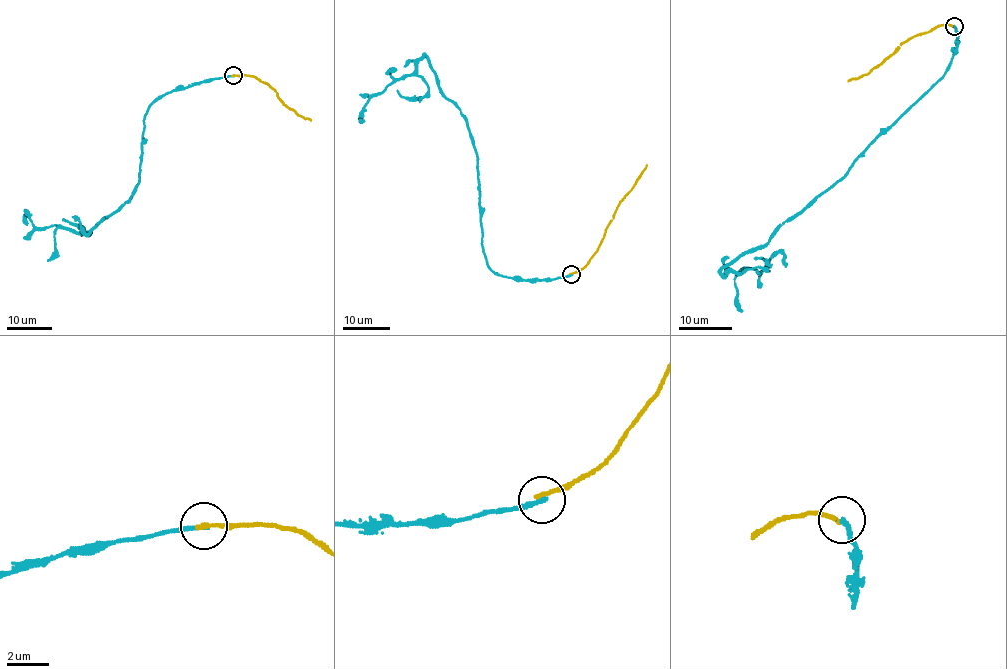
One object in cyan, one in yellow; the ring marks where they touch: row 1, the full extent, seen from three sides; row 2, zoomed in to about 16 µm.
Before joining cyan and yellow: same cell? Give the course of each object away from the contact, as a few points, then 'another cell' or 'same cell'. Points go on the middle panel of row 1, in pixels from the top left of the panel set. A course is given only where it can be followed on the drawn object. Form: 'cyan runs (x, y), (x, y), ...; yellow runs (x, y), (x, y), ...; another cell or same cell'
cyan runs (571, 274), (517, 279), (487, 263), (477, 156), (465, 118), (443, 94), (426, 56), (371, 96), (363, 121); yellow runs (571, 274), (579, 271), (597, 250), (619, 202), (636, 183), (646, 165); another cell

